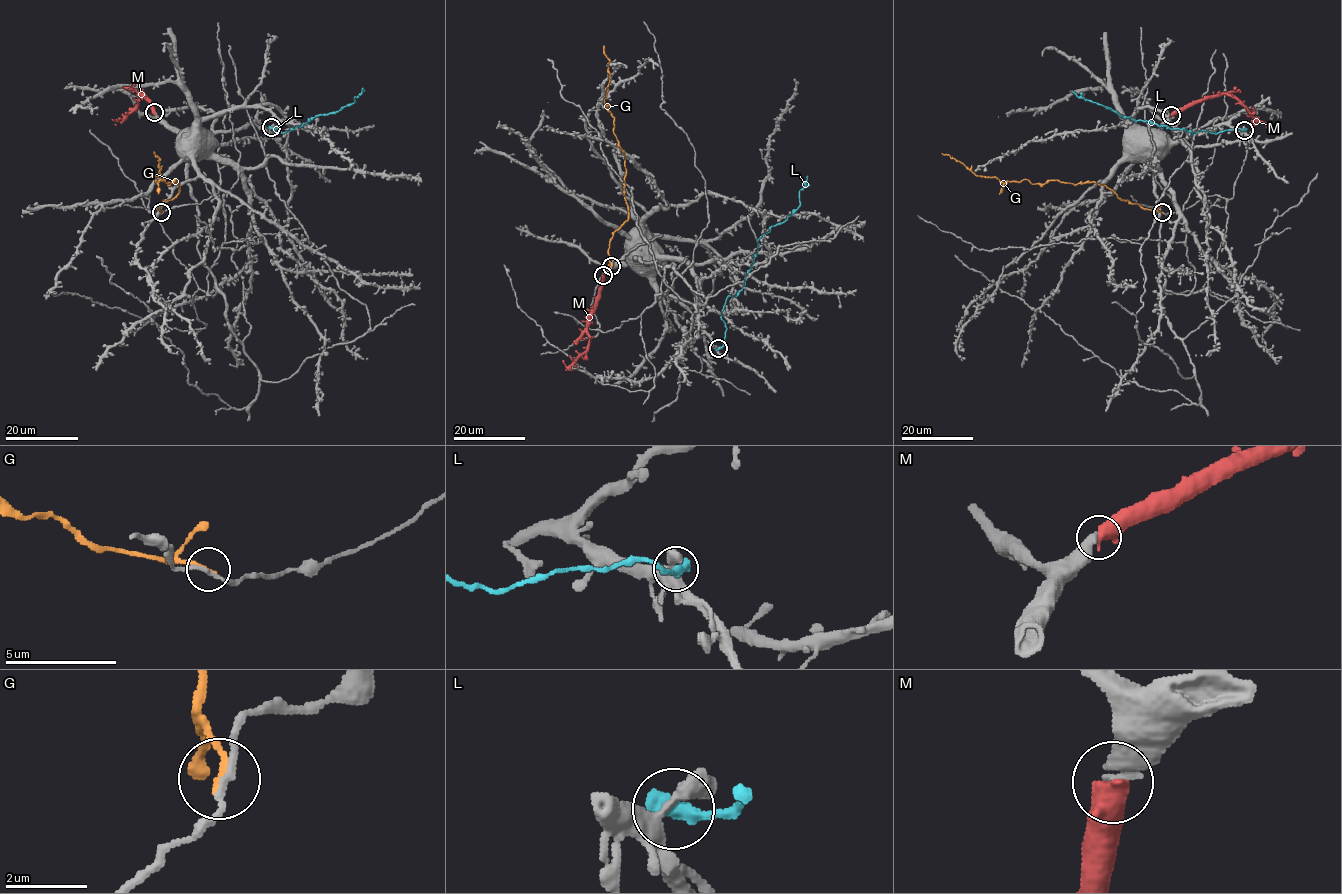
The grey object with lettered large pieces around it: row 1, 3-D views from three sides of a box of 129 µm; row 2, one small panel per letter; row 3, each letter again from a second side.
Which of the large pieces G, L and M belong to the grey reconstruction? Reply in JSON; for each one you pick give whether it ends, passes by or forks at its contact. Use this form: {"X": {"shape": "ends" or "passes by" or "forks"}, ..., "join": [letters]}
{"M": {"shape": "ends"}, "join": ["M"]}

